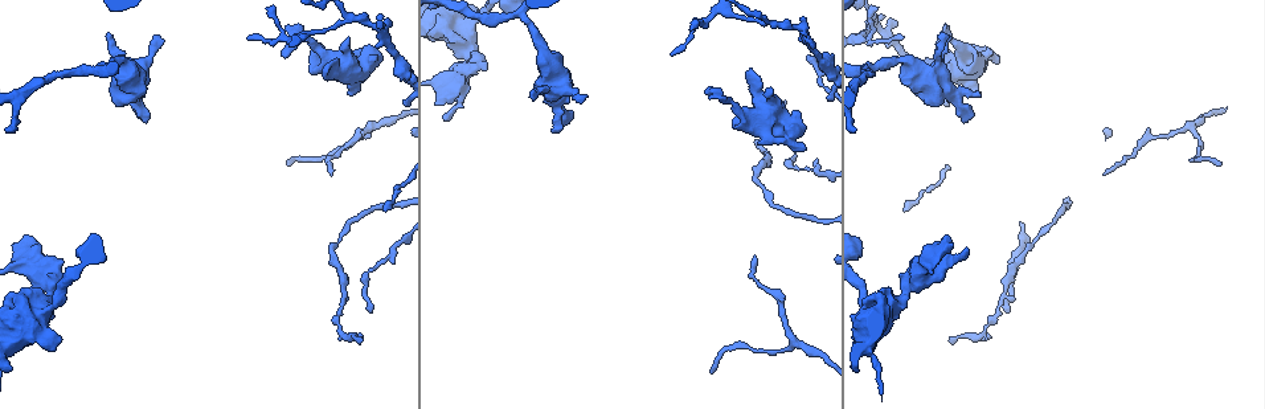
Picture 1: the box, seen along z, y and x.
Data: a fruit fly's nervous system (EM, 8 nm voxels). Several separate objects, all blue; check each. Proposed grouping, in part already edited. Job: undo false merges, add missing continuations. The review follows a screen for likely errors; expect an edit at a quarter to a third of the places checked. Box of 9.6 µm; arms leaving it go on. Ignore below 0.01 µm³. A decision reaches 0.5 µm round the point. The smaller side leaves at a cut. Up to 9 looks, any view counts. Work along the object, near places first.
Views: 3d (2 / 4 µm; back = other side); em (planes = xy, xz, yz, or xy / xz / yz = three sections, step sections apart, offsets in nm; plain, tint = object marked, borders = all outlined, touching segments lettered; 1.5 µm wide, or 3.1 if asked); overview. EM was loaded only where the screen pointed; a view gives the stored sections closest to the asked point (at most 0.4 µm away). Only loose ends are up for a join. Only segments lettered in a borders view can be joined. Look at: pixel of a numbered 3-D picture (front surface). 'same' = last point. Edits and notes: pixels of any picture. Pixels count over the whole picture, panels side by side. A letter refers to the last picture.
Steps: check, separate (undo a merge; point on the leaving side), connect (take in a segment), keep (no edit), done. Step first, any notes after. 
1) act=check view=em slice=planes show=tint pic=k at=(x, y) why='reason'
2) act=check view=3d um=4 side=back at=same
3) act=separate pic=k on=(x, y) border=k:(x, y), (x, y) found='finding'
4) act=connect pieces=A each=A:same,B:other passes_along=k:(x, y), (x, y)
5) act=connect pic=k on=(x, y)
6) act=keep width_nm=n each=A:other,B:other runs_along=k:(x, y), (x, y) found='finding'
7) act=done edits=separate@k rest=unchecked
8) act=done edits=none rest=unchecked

act=check view=em slice=yz step=4 show=borders pic=1 at=(448, 120) why='an open end'

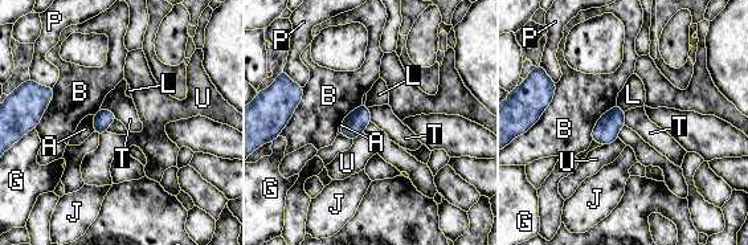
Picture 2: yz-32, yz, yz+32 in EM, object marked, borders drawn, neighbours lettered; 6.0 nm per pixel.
act=check view=em slice=planes show=borders at=same why='another direction'

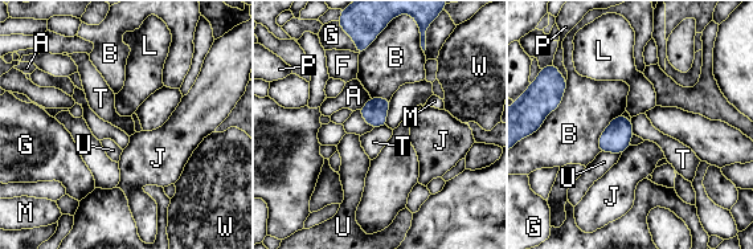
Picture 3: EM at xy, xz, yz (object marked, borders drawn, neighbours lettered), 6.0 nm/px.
act=keep width_nm=150 each=A:other,B:other,F:other,G:other,J:other,L:other,M:other,P:other,T:other,U:other,W:other border=3:(630, 119), (634, 134) found='no lettered segment goes on from it'

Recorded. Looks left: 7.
act=check view=3d um=2 pic=1 at=(353, 16) why='abrupt turn'

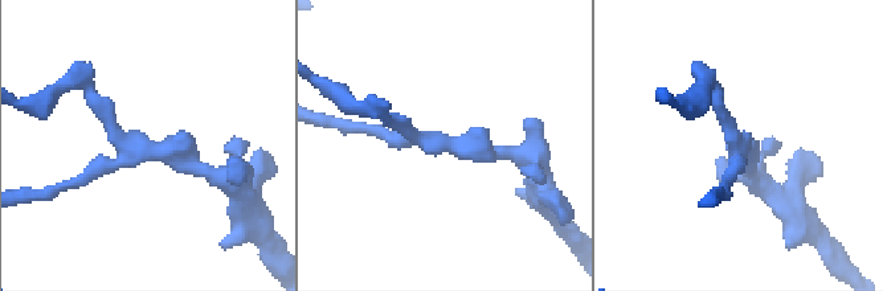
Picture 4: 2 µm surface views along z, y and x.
act=check view=em slice=planes show=borders pic=4 at=(139, 151) arms=3

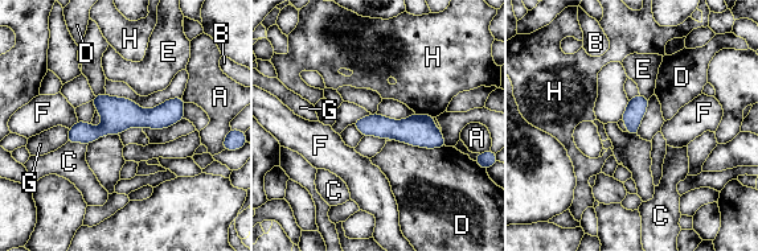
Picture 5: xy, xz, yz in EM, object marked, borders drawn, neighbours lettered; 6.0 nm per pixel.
act=keep each=A:other,B:other,C:other,D:other,E:other,F:other,G:other,H:other border=5:(639, 93), (648, 99) found='one neuron here'

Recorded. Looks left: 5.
act=check view=3d um=2 side=back pic=1 at=(759, 143) why='free end'

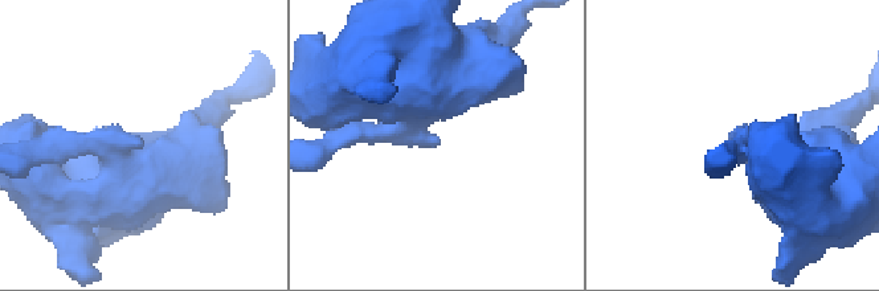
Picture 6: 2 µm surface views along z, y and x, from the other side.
act=check view=em slice=planes show=borders pic=6 at=(139, 148) why='need the tissue'

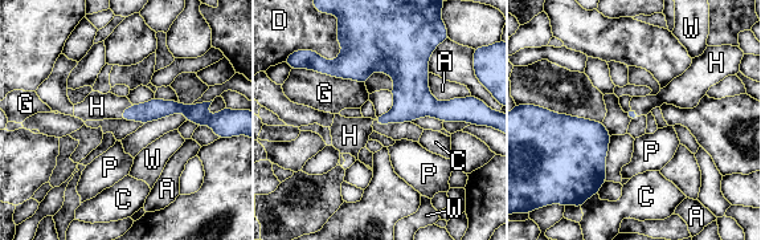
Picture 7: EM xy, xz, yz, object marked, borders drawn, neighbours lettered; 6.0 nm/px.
act=connect pieces=H each=A:other,C:other,D:other,G:other,H:same,P:other,W:other passes_along=7:(155, 109), (125, 110), (97, 106) found='it goes on there'

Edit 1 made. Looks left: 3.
act=check view=overview

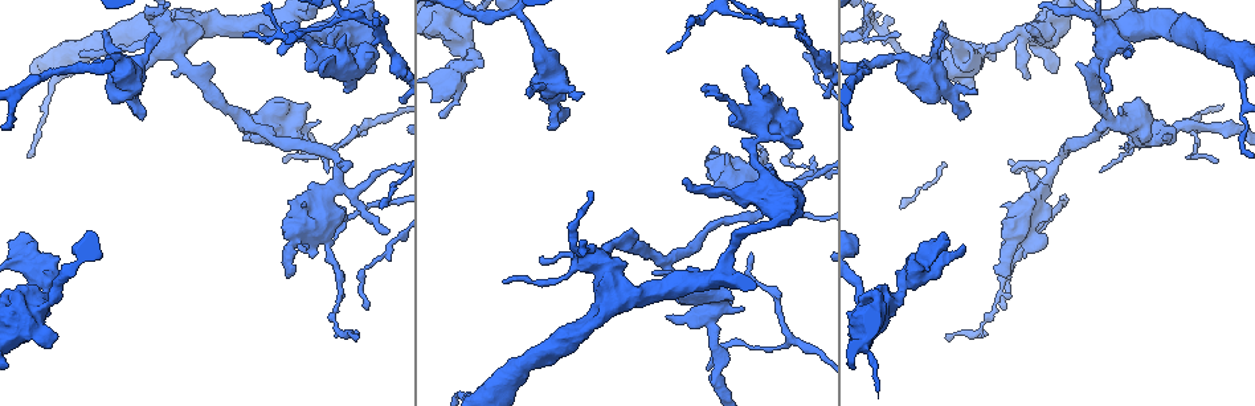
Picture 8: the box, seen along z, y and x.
act=check view=em slice=planes show=borders pic=8 at=(749, 254) why='thin end'

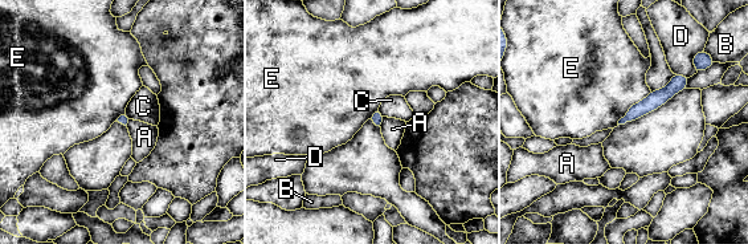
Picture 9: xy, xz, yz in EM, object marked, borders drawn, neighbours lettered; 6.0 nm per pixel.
act=keep longest_contact=E:300nm each=A:other,B:other,C:other,D:other,E:other found='no lettered segment goes on from it'

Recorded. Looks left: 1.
act=done edits=connect@7 rest=unchecked

